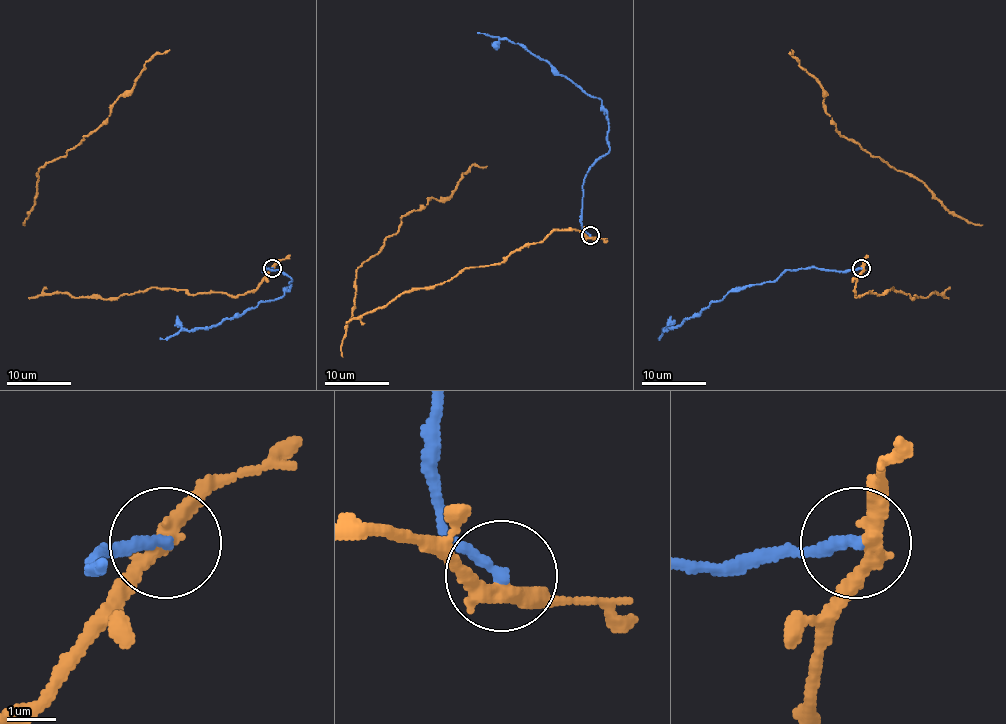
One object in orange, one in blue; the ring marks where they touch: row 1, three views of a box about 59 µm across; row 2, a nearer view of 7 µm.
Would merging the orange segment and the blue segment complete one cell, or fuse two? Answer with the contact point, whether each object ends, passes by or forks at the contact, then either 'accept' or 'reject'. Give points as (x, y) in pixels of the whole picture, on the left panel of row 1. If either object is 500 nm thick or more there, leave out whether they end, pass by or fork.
(272, 268) | orange passes by | blue ends | reject

